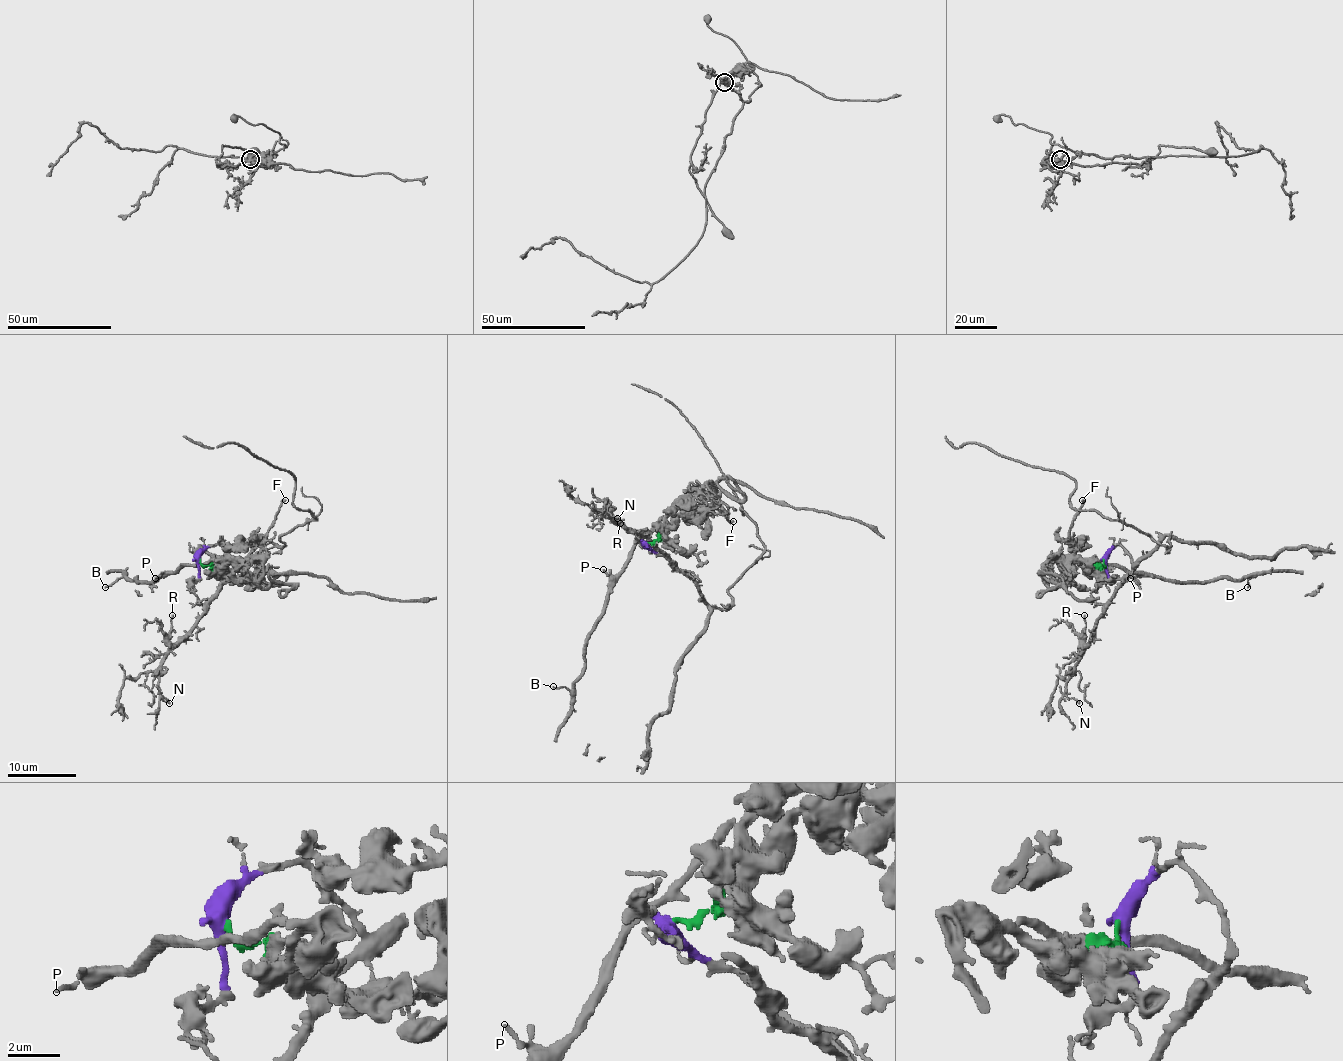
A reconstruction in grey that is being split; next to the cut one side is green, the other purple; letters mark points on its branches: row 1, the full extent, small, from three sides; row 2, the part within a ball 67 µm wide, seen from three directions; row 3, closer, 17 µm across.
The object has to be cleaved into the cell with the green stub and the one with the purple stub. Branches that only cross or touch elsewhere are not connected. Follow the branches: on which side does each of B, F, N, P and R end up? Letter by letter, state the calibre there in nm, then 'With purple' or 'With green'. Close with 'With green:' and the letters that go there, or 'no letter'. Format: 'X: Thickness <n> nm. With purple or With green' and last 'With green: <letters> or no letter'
B: Thickness 130 nm. With green
F: Thickness 200 nm. With green
N: Thickness 150 nm. With purple
P: Thickness 150 nm. With green
R: Thickness 100 nm. With purple
With green: B, F, P

